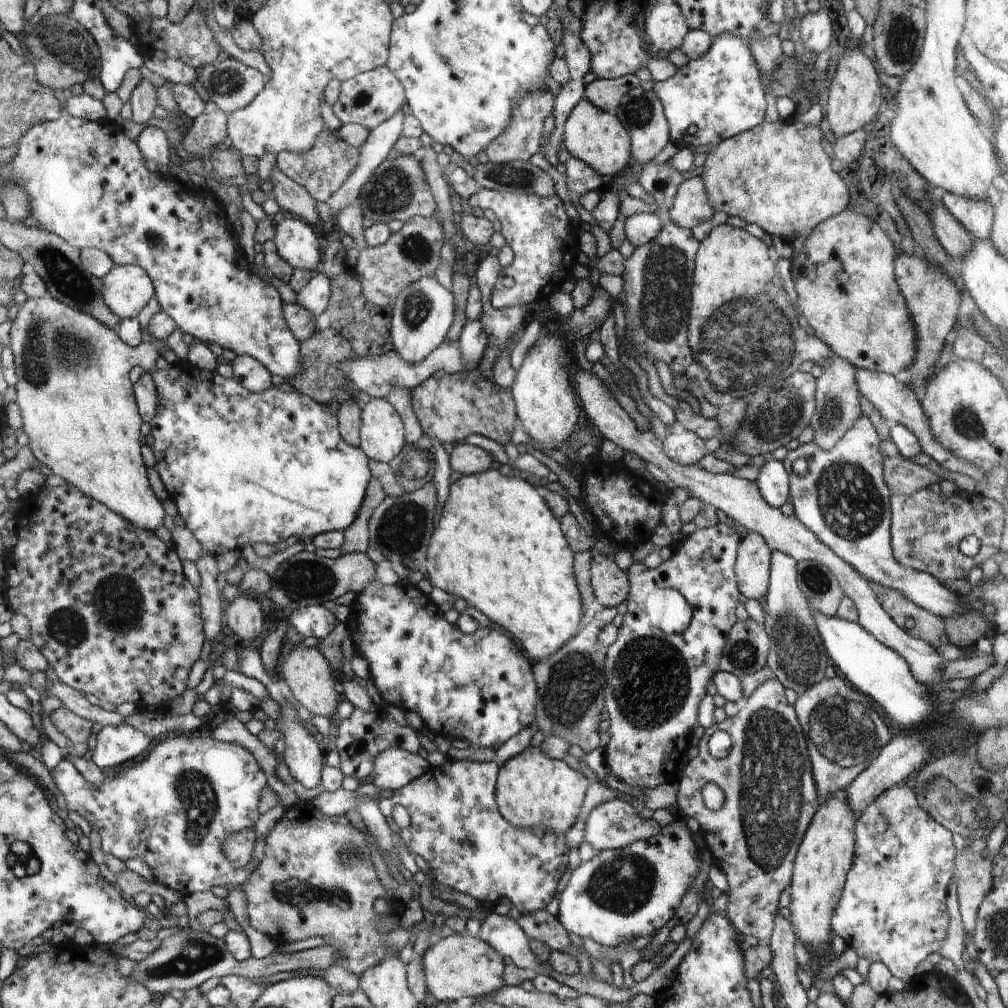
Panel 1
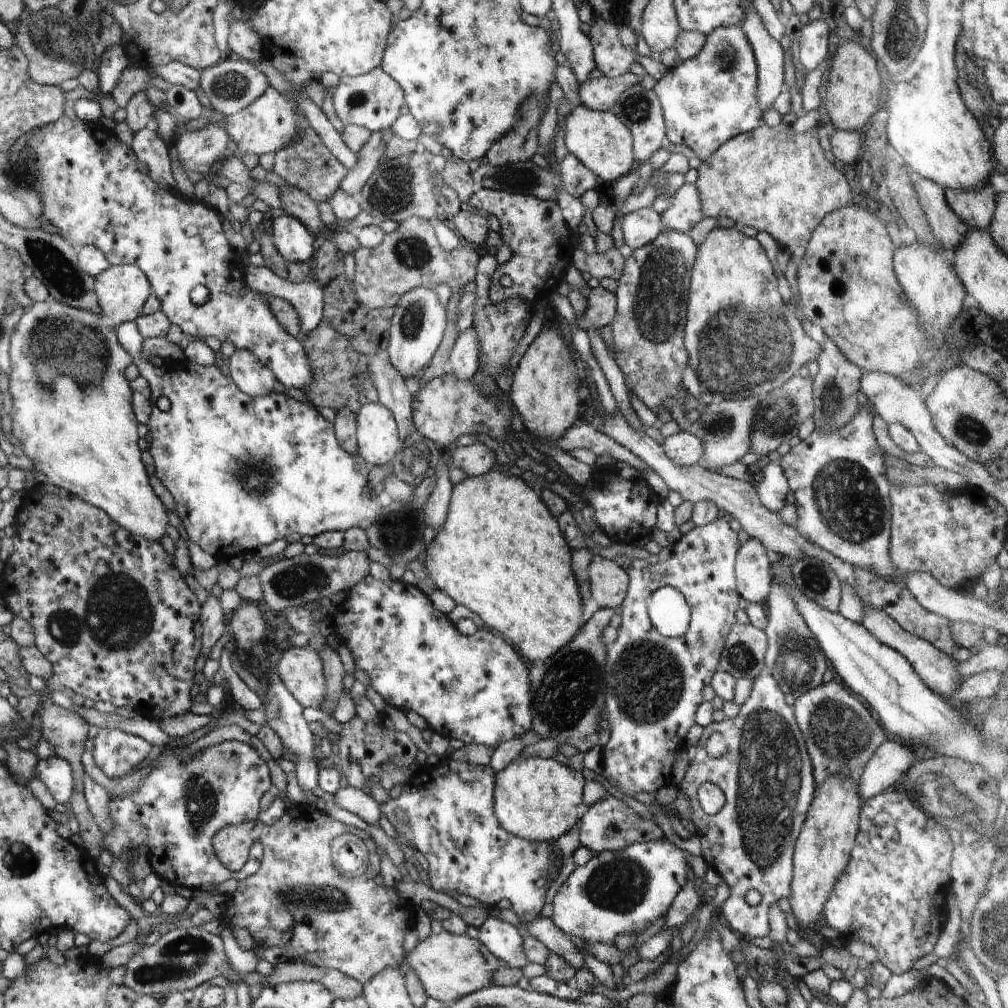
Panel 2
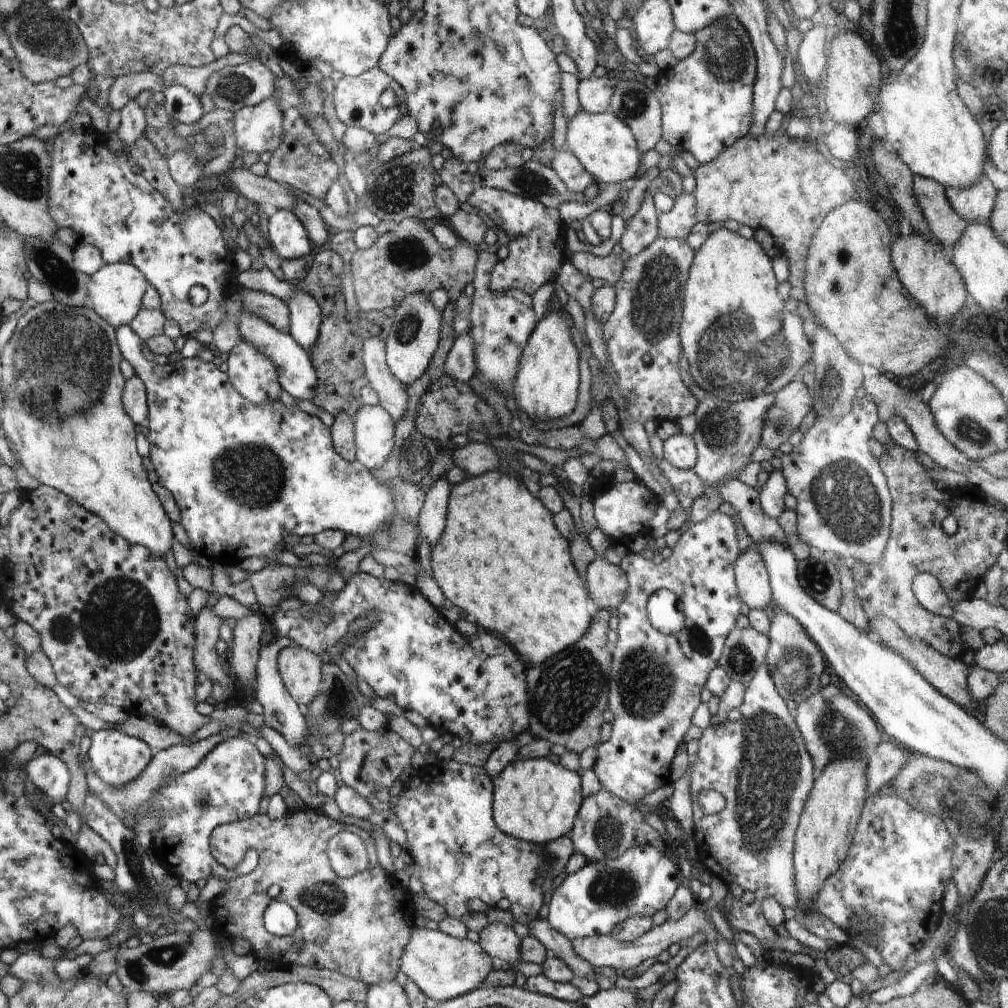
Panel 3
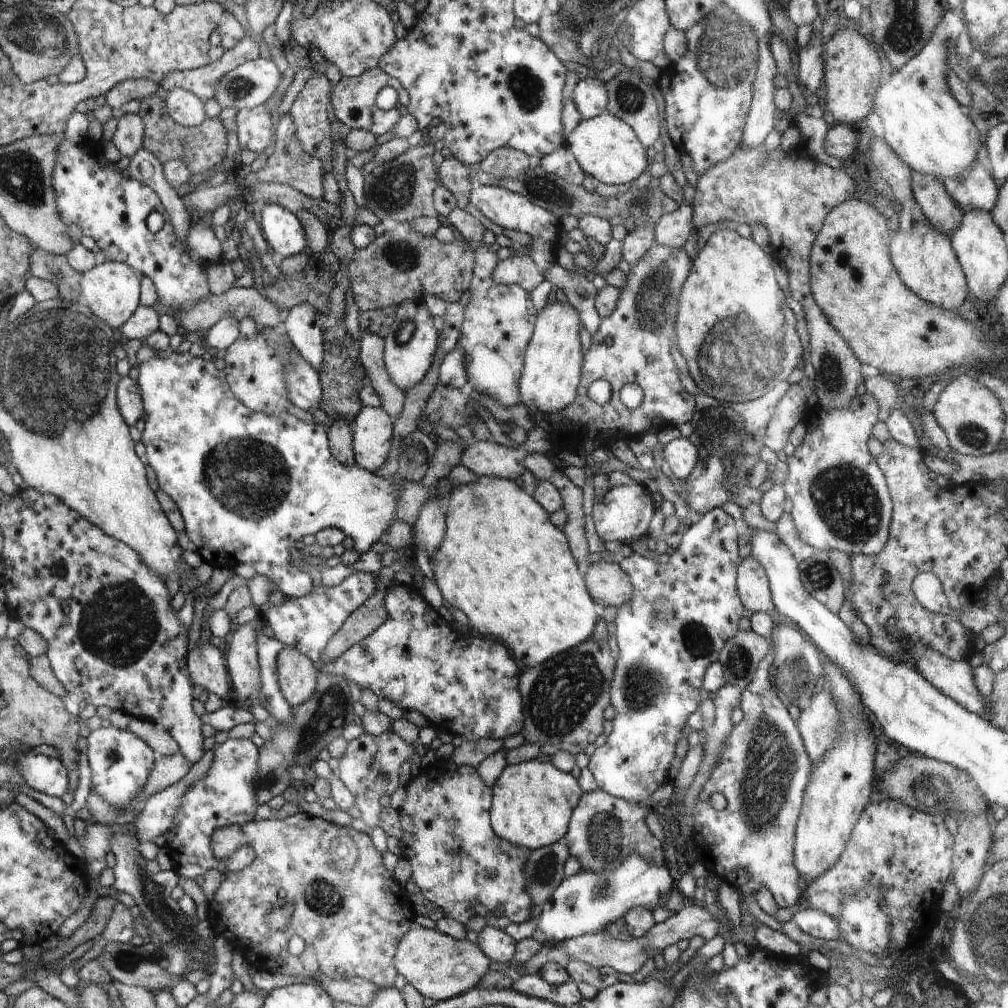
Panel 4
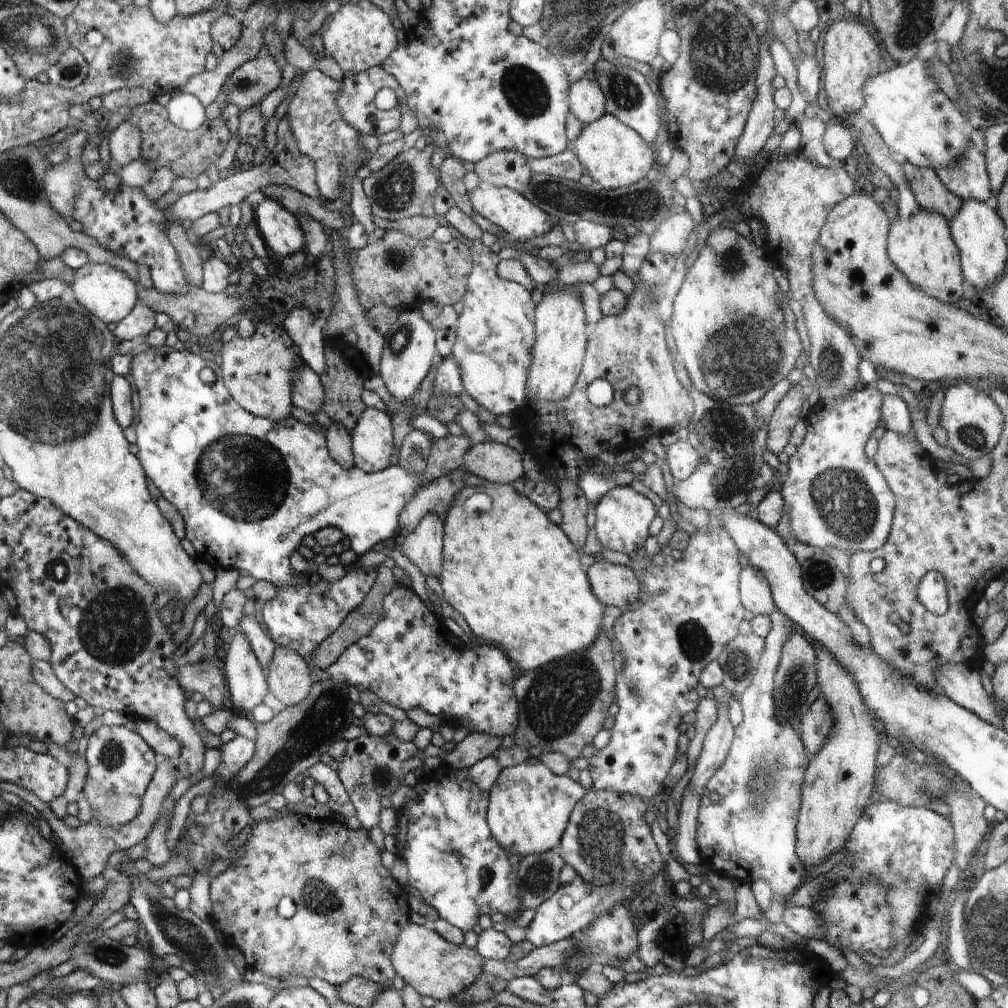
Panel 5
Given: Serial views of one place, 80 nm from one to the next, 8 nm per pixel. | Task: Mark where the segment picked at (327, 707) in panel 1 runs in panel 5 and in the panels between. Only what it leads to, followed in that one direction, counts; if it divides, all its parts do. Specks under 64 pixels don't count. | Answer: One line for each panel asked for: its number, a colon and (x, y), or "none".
2: (301, 669)
3: (301, 671)
4: (297, 674)
5: (290, 680)

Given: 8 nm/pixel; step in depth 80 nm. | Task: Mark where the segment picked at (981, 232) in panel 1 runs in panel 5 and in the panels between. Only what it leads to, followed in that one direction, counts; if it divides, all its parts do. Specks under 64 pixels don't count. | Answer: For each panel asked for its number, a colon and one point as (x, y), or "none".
2: (976, 209)
3: (975, 204)
4: (977, 192)
5: (967, 178)

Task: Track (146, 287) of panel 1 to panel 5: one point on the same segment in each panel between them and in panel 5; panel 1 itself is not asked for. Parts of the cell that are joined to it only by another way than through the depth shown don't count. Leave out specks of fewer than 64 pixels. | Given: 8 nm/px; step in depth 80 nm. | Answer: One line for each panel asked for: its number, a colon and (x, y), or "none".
2: (121, 290)
3: (115, 291)
4: (111, 289)
5: (105, 290)

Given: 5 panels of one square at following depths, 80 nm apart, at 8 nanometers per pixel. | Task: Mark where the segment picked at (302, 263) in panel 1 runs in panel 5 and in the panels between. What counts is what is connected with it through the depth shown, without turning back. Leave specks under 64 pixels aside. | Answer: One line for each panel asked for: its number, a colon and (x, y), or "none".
2: (295, 244)
3: (288, 237)
4: (280, 227)
5: (280, 229)

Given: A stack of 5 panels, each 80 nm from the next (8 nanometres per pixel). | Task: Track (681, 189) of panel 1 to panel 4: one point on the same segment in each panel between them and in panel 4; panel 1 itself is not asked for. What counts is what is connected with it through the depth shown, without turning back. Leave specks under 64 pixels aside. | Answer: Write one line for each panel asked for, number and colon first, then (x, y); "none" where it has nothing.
2: (685, 211)
3: (677, 222)
4: (672, 229)

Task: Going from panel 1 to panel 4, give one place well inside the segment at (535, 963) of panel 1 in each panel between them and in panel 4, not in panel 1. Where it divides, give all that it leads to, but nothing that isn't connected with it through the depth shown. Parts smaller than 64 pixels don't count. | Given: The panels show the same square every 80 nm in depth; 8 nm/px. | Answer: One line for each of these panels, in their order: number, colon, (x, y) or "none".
2: (503, 940)
3: (498, 939)
4: (494, 941)

